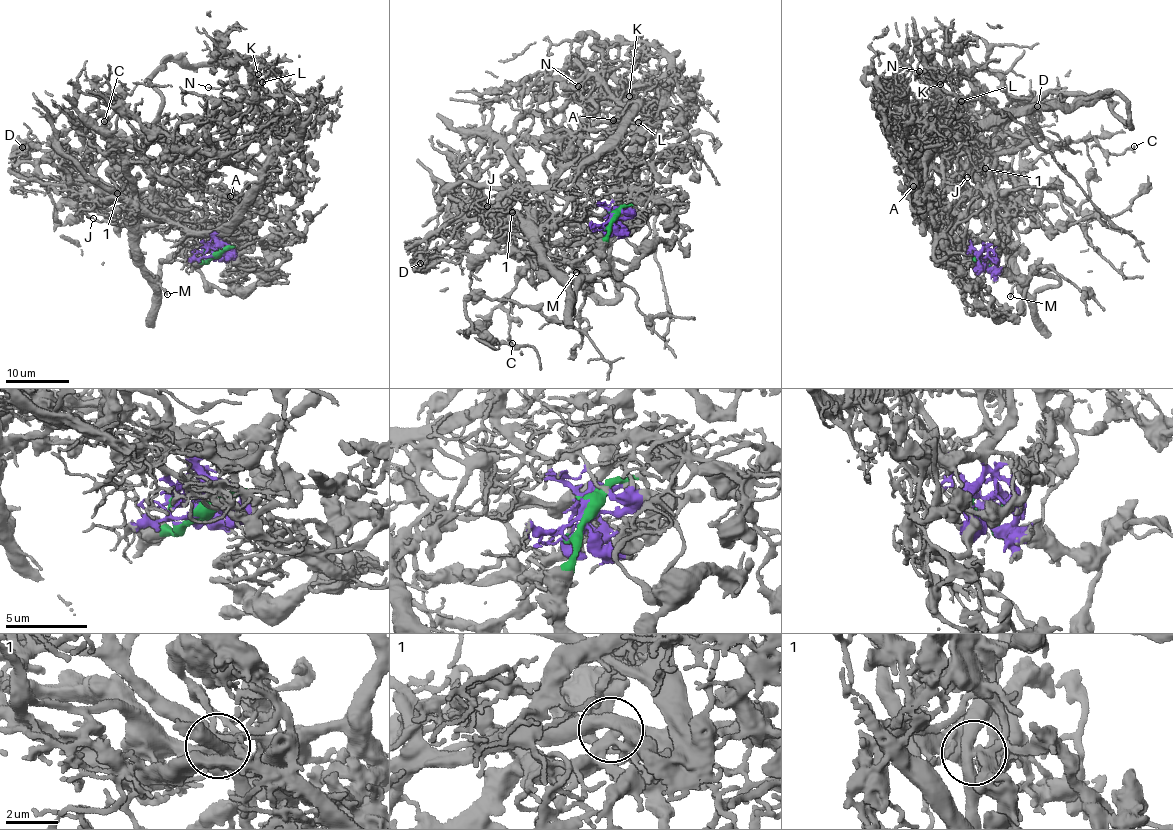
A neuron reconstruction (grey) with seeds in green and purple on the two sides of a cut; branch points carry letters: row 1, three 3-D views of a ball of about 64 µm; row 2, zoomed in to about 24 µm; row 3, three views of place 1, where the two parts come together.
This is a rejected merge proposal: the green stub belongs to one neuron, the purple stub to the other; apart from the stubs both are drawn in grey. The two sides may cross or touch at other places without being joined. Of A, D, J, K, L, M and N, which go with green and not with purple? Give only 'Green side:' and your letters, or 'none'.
Green side: M

